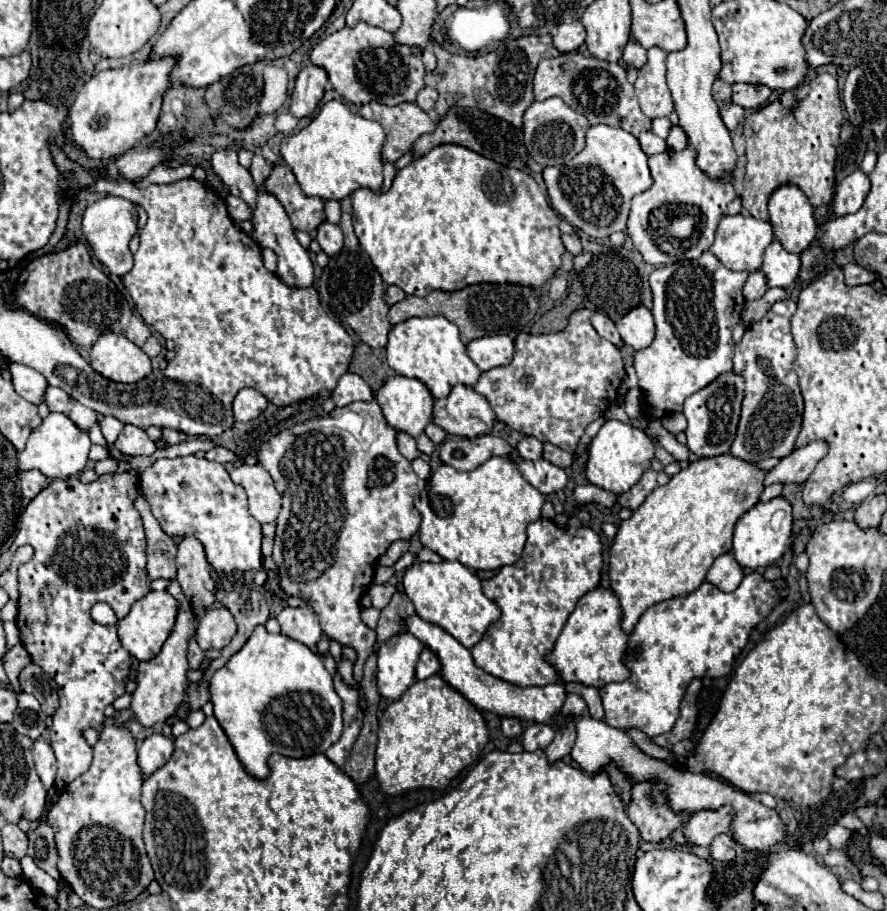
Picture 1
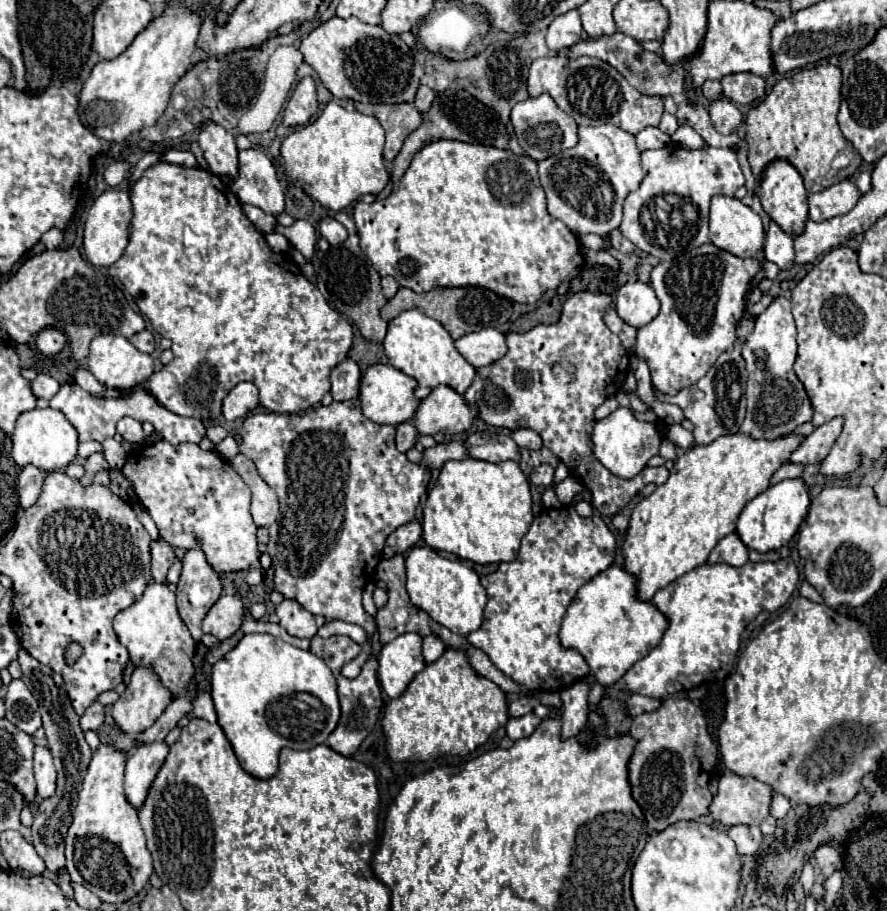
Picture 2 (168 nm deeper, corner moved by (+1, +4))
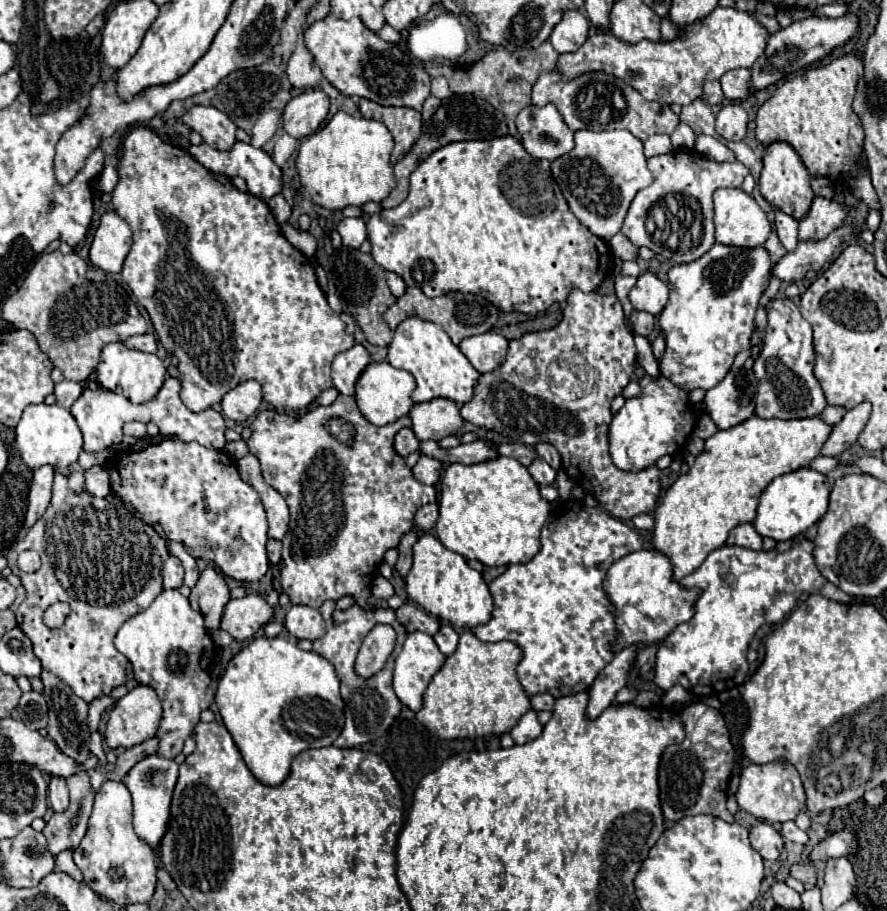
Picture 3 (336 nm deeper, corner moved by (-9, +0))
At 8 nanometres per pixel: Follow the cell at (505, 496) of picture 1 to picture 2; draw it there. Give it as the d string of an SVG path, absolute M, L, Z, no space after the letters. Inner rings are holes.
M446 461L434 487L428 491L422 537L428 547L454 553L472 563L502 563L516 559L520 539L530 529L532 519L530 483L516 461Z

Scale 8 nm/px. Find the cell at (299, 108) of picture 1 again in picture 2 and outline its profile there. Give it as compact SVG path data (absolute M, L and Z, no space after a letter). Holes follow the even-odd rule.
M312 77L300 79L296 85L292 97L288 99L286 111L284 111L284 125L286 127L296 127L304 125L310 121L310 117L318 111L318 101L316 101L316 81Z

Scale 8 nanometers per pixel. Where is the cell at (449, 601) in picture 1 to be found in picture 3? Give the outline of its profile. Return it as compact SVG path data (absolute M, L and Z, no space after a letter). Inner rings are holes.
M422 533L412 547L414 561L406 575L406 593L434 617L450 623L456 629L472 629L482 625L492 615L492 597L482 575L474 571L466 559L446 549L434 535Z

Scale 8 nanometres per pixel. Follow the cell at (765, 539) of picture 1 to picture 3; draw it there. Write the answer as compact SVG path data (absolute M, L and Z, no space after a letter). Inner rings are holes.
M802 467L802 469L790 471L786 475L780 475L764 489L764 493L760 497L754 527L762 537L772 537L774 541L792 539L792 537L804 533L810 525L814 525L826 513L828 495L830 495L830 485L828 485L826 475L822 475L810 467Z

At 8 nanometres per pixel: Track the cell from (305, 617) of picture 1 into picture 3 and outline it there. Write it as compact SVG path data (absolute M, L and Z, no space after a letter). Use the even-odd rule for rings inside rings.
M292 605L286 613L286 629L294 639L318 639L326 633L324 619L318 609L308 605Z

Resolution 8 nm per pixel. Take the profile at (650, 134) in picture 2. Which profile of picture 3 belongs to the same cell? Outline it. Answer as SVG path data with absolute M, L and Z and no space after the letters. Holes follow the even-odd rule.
M652 135L644 141L644 155L646 157L670 153L670 151L672 151L672 143L670 143L668 135Z

